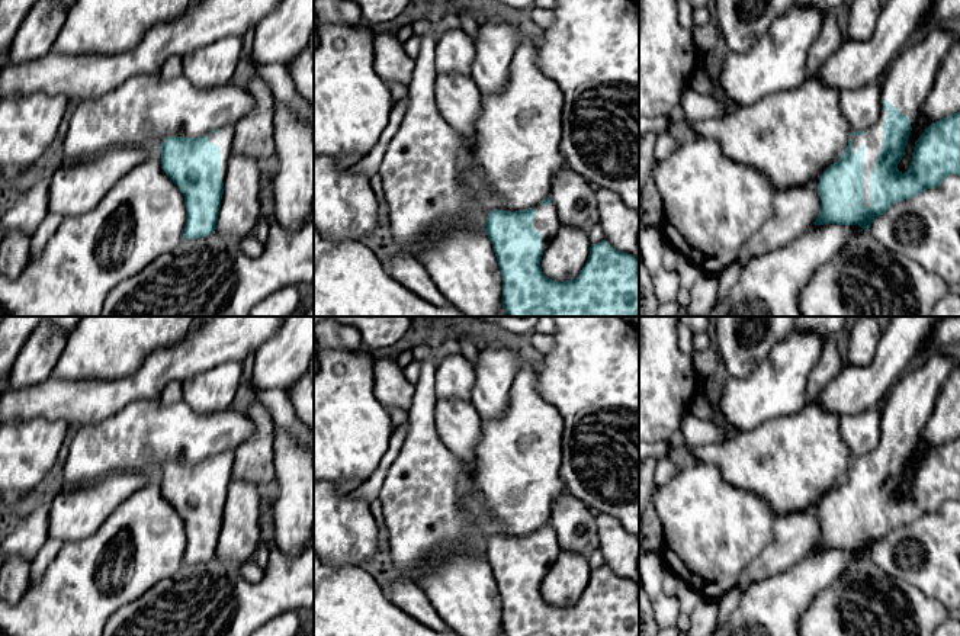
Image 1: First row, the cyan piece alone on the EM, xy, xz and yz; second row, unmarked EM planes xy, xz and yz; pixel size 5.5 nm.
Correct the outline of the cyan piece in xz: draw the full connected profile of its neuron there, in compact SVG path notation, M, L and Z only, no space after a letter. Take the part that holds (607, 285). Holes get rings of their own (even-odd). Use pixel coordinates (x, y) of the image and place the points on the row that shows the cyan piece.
M549 197L524 211L489 211L484 229L500 266L508 317L639 317L639 257L617 251L606 240L591 244L577 279L556 282L543 274L542 256L561 225Z

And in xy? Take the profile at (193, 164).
M225 125L198 138L167 136L160 144L161 168L184 196L183 238L216 229L232 138L234 125Z

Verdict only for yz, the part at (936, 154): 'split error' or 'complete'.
split error

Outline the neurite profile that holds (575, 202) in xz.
M569 168L561 170L553 177L549 199L555 205L562 225L588 232L600 224L595 192L585 179Z

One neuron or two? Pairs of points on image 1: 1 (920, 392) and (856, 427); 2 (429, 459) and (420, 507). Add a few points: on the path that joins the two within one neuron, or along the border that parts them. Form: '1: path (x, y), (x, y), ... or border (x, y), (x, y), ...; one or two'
1: border (880, 407), (880, 436), (879, 443), (873, 447); two
2: path (426, 471), (420, 495); one

